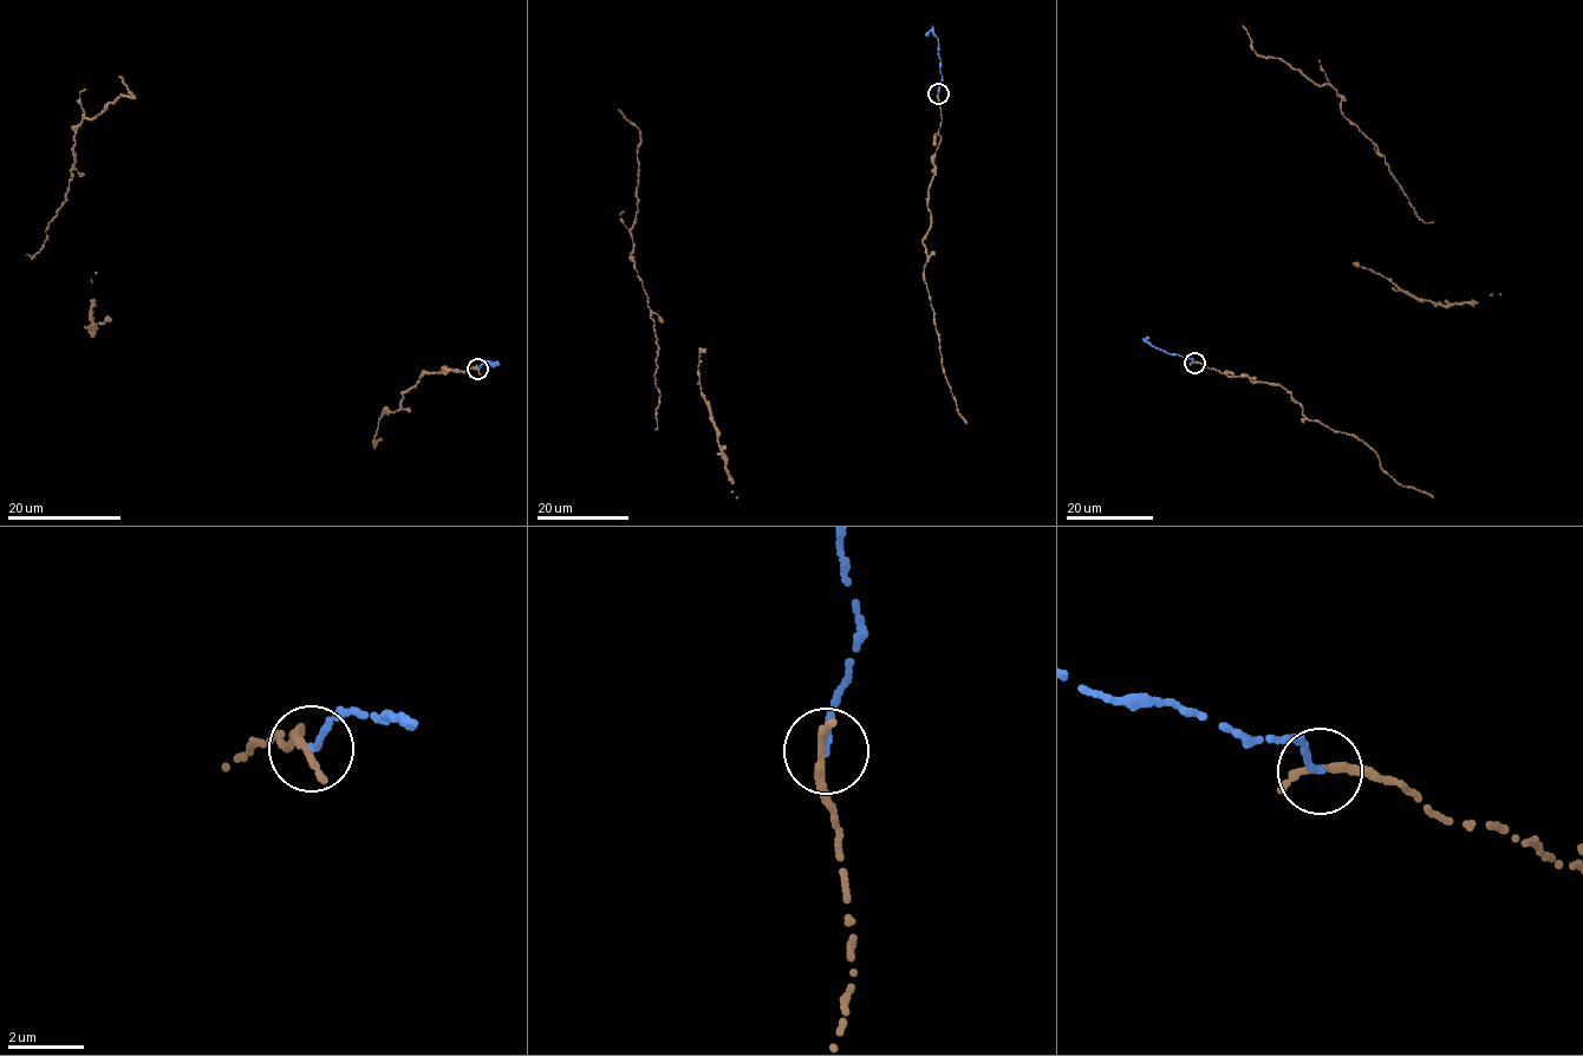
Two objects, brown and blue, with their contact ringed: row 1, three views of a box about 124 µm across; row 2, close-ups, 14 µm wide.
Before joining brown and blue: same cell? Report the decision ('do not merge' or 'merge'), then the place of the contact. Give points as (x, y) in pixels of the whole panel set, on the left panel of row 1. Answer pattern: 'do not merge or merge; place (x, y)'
merge; place (477, 369)

